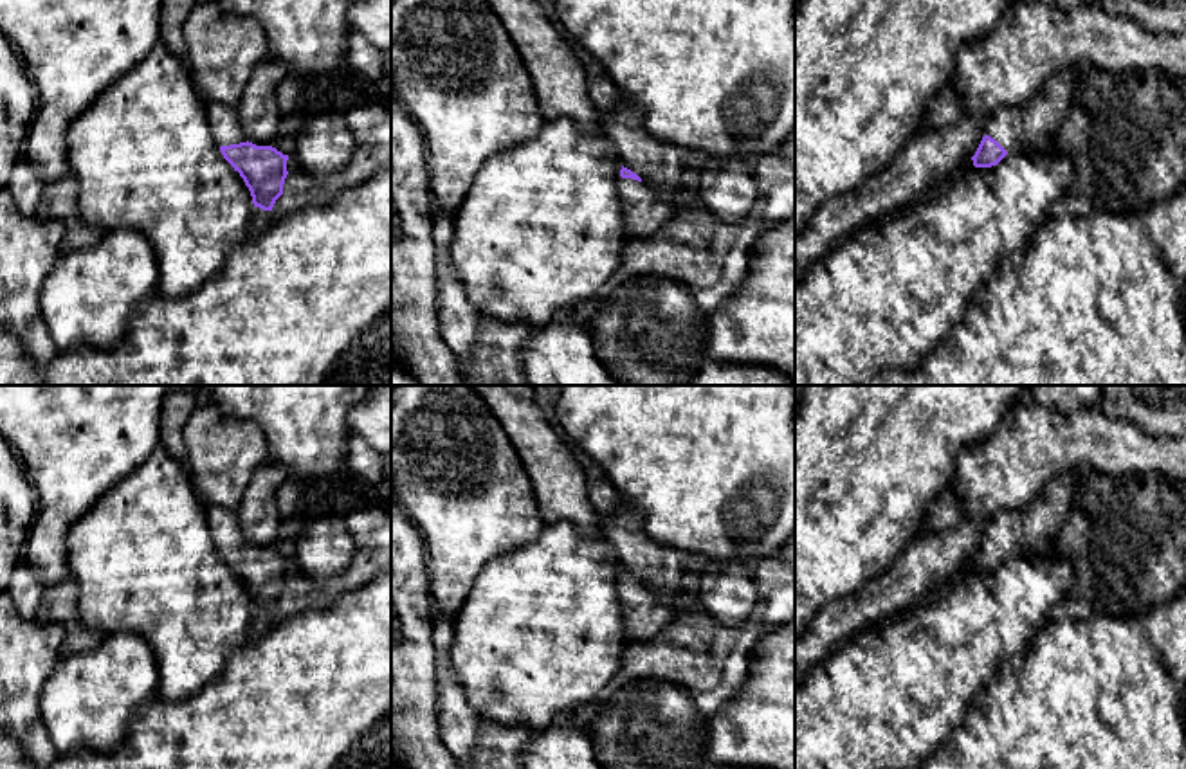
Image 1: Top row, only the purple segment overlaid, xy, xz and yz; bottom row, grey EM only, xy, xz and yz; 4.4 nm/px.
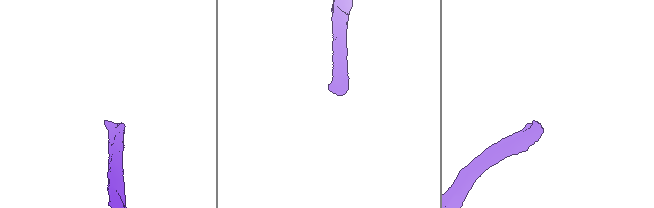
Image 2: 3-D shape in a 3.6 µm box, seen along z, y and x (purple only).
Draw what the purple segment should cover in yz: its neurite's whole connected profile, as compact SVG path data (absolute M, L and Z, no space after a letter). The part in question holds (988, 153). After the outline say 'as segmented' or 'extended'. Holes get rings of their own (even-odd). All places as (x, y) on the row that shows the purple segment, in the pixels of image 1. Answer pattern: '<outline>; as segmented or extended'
M1067 67L1049 77L1036 94L1017 106L997 108L986 122L975 155L975 167L997 166L1011 149L1045 144L1058 131L1072 106L1080 67Z; extended

